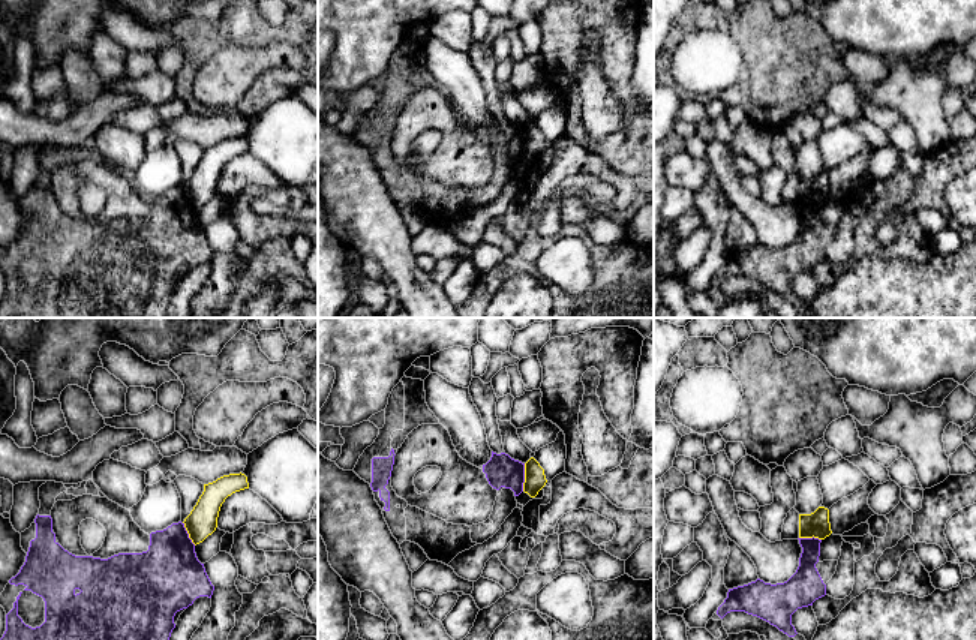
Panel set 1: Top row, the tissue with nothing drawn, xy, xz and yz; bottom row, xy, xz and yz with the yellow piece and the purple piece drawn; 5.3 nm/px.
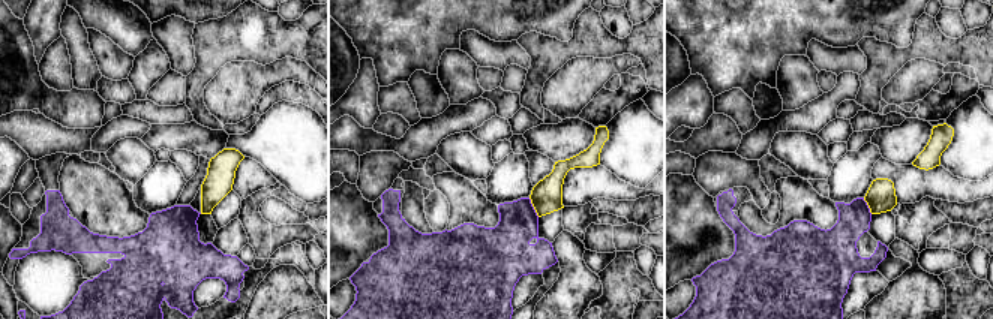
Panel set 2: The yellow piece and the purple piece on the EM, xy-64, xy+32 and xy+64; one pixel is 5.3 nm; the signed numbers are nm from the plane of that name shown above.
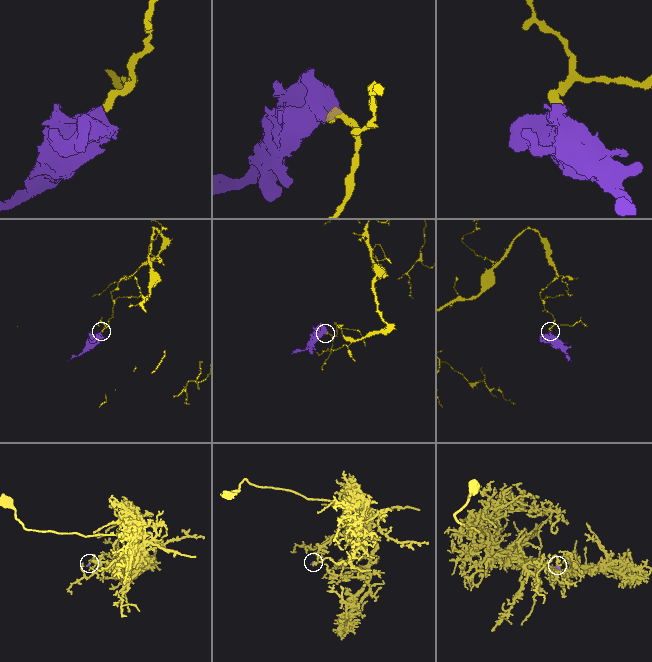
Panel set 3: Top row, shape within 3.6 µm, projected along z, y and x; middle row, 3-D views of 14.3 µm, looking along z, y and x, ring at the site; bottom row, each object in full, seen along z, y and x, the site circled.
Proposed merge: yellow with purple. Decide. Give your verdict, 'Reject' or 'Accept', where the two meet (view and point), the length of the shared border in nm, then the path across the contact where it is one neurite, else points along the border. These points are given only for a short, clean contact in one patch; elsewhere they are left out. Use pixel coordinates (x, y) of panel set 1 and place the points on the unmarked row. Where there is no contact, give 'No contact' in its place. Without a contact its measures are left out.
Reject. Touches yellow at xz (525, 141). Shared border 150 nm. Boundary: xz (525, 128), (522, 155)

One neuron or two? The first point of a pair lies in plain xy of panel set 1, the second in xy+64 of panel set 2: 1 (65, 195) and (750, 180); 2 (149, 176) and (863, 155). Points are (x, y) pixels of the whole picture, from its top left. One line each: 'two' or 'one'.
1: two
2: one

